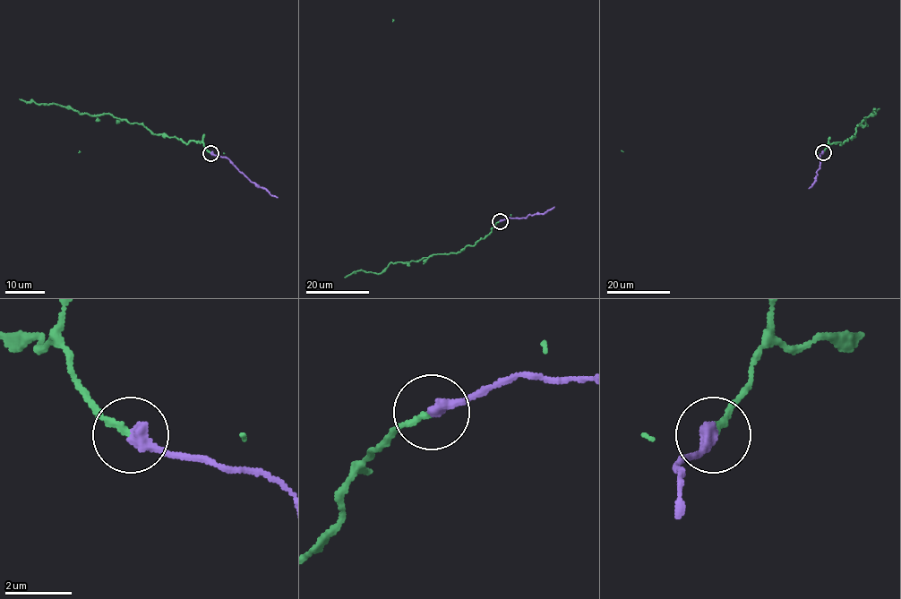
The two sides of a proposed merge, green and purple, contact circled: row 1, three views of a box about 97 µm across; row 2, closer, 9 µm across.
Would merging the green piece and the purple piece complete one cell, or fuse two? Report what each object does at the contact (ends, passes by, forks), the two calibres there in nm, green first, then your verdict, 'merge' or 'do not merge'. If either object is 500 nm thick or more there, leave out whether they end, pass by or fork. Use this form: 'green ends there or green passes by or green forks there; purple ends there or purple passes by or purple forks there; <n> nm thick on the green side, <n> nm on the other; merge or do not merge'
green ends there; purple ends there; 190 nm thick on the green side, 400 nm on the other; do not merge

